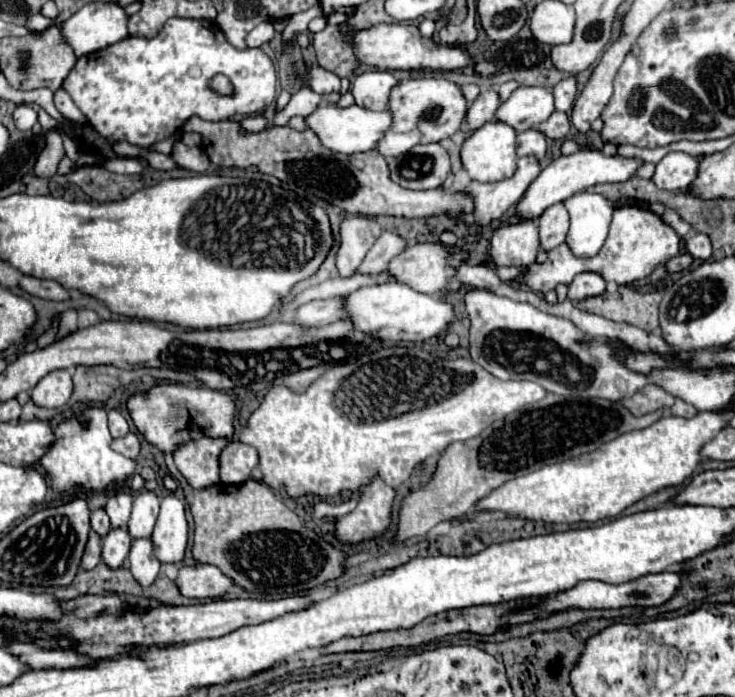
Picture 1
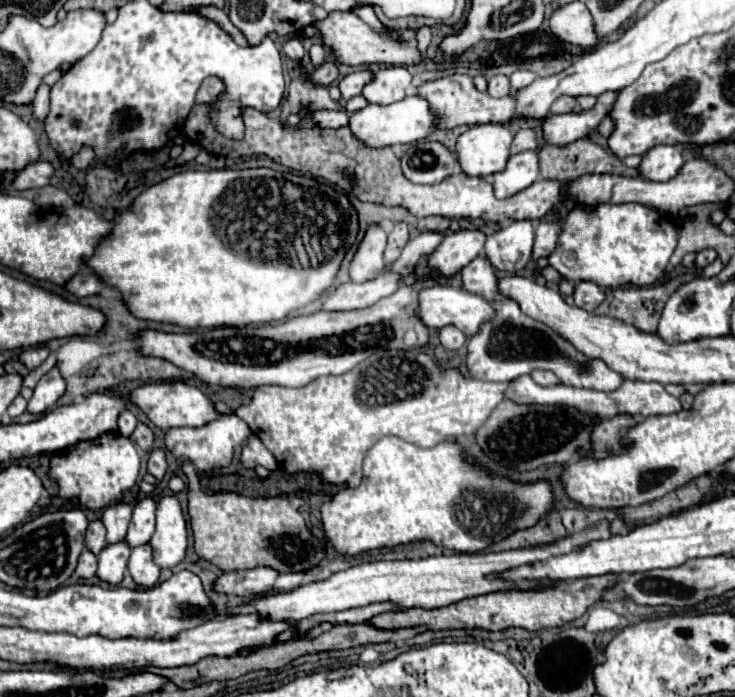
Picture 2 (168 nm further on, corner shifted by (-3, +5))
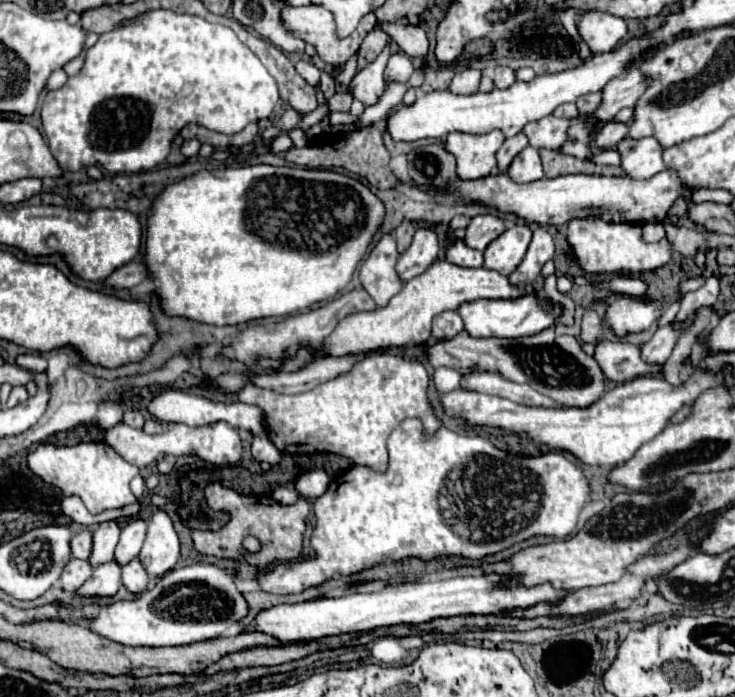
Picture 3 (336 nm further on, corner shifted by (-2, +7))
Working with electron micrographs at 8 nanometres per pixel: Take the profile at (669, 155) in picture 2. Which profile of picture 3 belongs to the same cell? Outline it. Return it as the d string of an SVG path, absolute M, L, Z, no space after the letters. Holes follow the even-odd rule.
M625 137L617 145L617 151L621 155L621 167L629 177L649 179L667 169L663 161L663 147L655 141L655 137L645 137L639 141Z

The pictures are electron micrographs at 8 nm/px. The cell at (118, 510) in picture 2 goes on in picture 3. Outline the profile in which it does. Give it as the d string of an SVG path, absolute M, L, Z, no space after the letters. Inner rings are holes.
M105 521L99 523L93 529L93 551L91 551L91 565L101 565L103 561L111 561L115 555L115 547L119 541L121 527L117 521Z

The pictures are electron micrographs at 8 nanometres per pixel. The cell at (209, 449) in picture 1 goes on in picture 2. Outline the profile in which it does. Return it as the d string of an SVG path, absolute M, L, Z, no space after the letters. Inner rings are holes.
M234 413L224 415L222 419L216 419L208 423L206 427L200 429L190 429L190 427L178 427L166 431L166 447L176 459L188 459L192 465L202 473L208 469L220 469L232 463L234 459L234 449L242 445L244 439L248 439L252 431L248 431L248 425Z

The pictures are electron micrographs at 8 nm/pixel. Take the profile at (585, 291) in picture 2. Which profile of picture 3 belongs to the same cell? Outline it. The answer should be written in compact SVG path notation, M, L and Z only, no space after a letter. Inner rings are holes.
M593 307L585 309L583 323L581 323L581 339L587 343L595 343L599 339L599 329L601 329L599 313Z

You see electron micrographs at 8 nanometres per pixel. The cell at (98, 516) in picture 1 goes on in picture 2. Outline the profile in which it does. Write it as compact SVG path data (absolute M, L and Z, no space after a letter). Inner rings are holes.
M92 521L92 523L88 525L84 545L86 545L86 549L92 551L94 555L98 555L98 553L106 547L106 531L104 531L102 521Z

